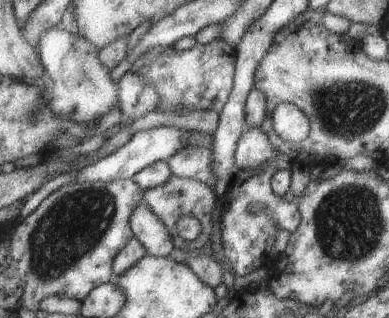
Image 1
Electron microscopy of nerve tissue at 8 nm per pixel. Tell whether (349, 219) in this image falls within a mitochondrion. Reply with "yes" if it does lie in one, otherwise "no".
yes

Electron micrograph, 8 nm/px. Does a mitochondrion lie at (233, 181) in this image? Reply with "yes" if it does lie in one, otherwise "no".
no

